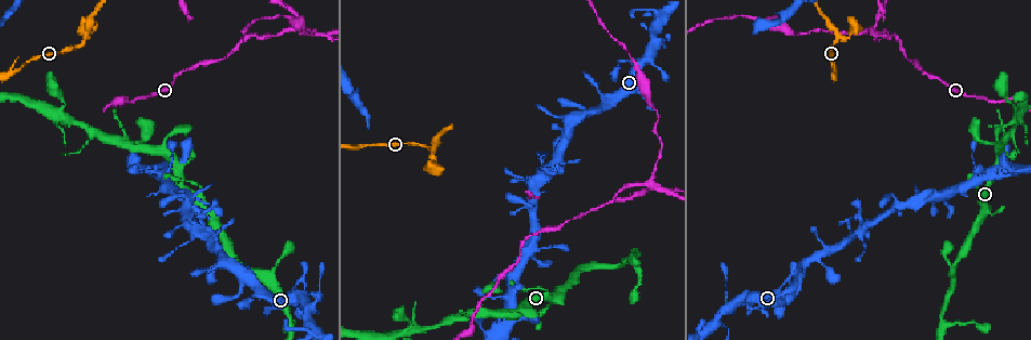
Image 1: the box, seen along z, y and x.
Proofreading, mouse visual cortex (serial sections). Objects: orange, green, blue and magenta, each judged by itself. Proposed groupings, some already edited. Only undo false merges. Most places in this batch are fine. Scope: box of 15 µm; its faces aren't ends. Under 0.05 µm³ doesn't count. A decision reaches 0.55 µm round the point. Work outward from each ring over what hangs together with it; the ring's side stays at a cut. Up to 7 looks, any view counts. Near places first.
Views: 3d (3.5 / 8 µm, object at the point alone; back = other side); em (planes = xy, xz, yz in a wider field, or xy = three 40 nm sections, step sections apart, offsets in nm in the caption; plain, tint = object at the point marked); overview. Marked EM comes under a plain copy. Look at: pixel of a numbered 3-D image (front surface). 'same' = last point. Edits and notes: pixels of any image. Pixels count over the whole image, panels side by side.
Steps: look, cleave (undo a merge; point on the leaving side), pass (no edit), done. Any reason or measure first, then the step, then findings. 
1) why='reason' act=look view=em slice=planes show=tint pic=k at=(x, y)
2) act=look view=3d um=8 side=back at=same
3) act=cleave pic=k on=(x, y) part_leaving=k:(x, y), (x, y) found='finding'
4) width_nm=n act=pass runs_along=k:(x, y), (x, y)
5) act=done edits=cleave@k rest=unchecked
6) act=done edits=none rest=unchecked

why='narrows sharply' act=look view=3d um=3.5 pic=1 at=(864, 31)

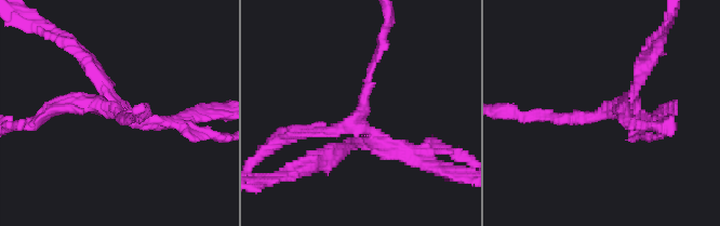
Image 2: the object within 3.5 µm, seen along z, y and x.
arms=4 arm_widths_nm=150,150,200,200 why='now the EM' act=look view=em slice=xy step=3 show=tint pic=2 at=(351, 124)

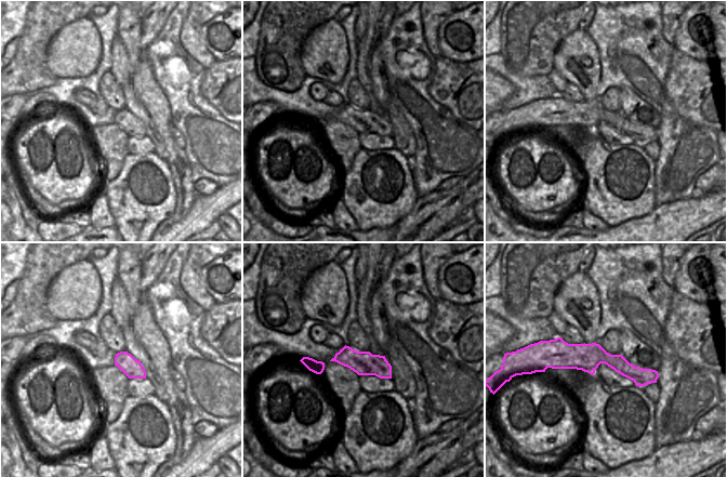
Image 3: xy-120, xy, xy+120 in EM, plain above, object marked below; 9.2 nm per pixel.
width_nm=220 act=cleave pic=2 on=(91, 68) part_leaving=2:(107, 97), (91, 65), (51, 28) found='two cells meet here'

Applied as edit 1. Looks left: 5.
why='calibre changes' act=look view=3d um=8 pic=1 at=(524, 310)

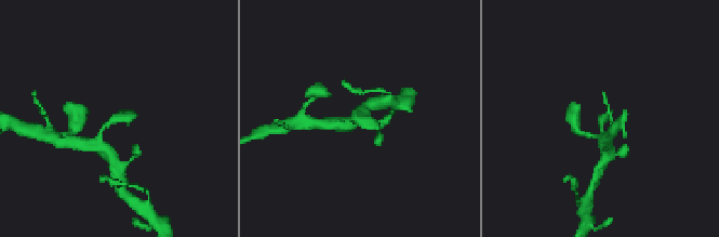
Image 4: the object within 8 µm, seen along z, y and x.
why='zoom in' act=look view=3d um=3.5 pic=4 at=(603, 118)

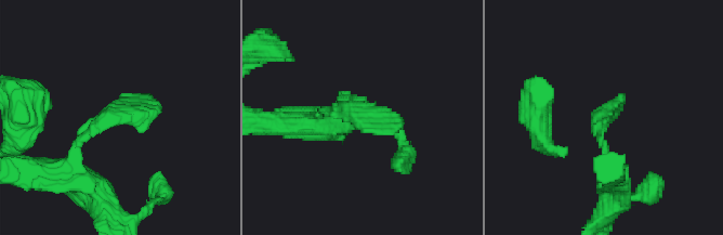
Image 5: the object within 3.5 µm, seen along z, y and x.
act=look view=em slice=xy step=1 show=tint pic=5 at=(121, 114)

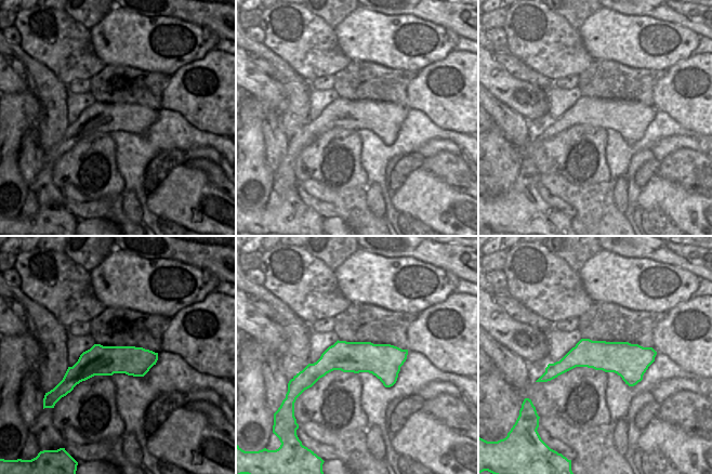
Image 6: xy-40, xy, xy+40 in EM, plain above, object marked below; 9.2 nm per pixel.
act=pass runs_along=6:(653, 353), (577, 356), (546, 377) found='continuous, no second cell'

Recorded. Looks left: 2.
why='sharp bend' act=look view=3d um=3.5 pic=1 at=(789, 279)

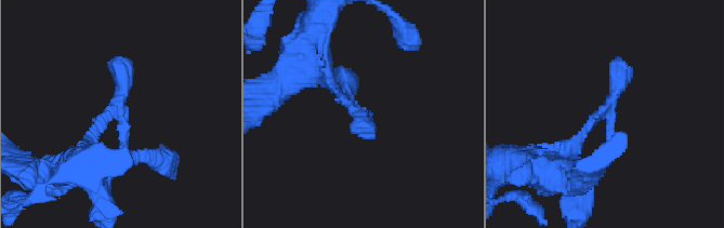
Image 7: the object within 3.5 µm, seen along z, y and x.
why='now the EM' act=look view=em slice=xy step=5 show=tint pic=7 at=(362, 114)

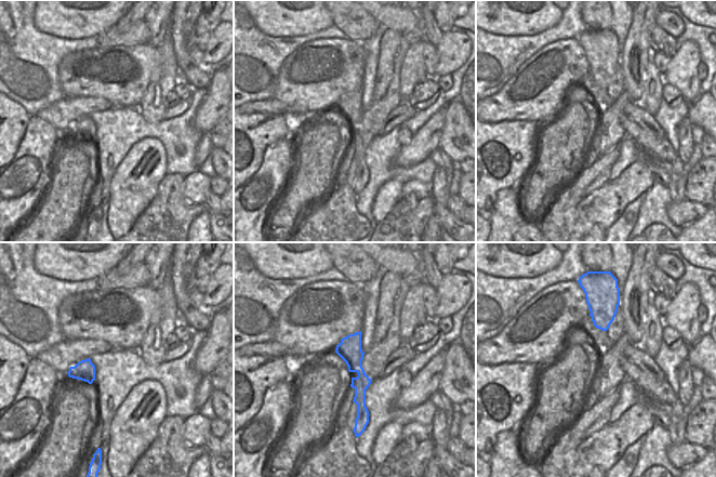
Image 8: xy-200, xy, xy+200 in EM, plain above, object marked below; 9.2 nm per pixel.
act=pass found='one cell here'

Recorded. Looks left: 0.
act=done edits=cleave@2 rest=unchecked

